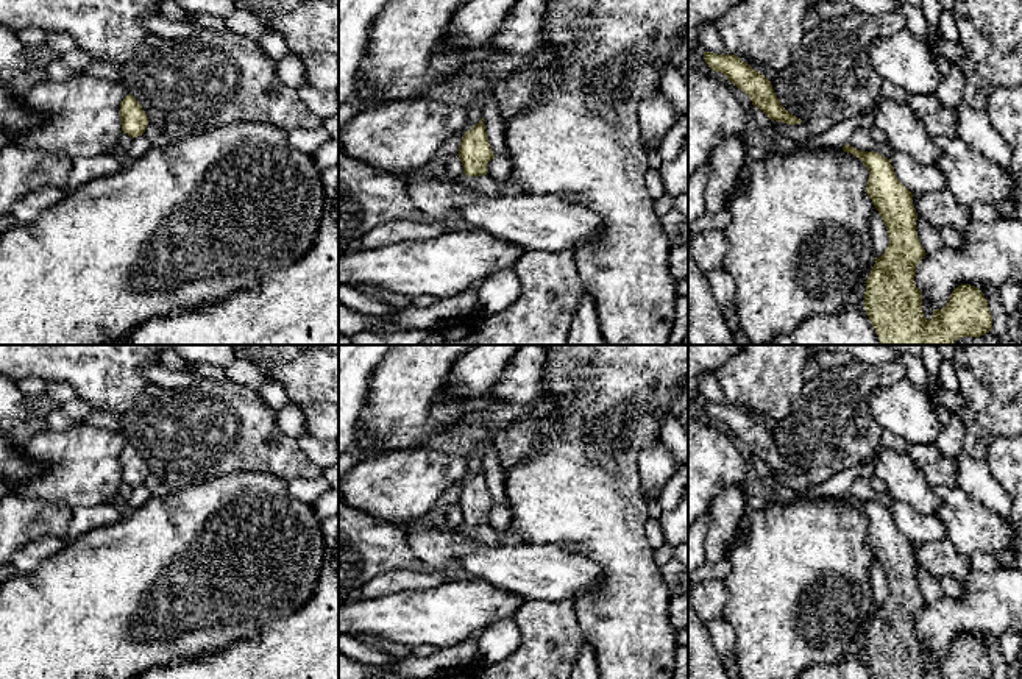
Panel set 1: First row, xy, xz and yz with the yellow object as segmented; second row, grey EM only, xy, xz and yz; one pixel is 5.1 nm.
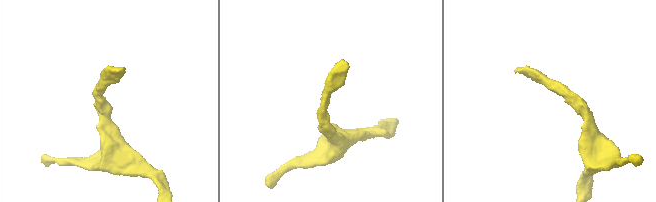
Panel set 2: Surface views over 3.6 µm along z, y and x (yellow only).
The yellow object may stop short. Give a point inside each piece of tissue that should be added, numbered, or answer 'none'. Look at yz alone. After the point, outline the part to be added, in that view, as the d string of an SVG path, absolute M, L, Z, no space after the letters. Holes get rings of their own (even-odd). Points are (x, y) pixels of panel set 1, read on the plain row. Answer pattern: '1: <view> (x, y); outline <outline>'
none

